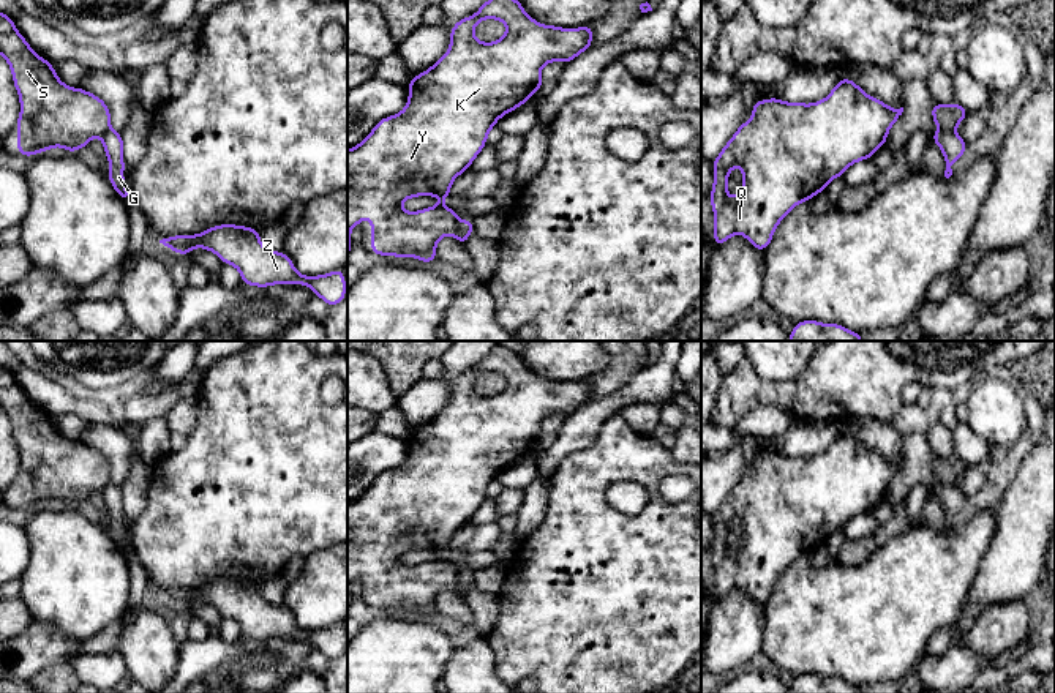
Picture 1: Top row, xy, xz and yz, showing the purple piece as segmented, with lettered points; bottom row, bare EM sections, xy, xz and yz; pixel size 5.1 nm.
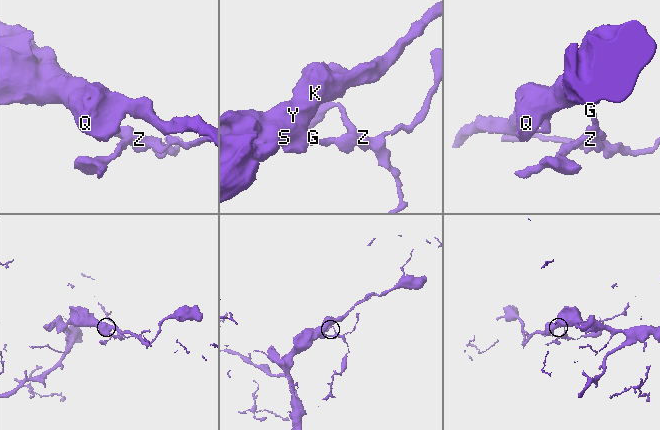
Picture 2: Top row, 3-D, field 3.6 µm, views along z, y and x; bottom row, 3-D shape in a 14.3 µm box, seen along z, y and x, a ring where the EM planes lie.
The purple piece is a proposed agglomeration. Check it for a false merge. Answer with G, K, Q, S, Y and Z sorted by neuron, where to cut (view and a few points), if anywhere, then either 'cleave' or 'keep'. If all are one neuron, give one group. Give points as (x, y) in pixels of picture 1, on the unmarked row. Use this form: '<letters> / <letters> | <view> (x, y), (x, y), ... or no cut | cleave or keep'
G Z / K Q S Y | xz (458, 575), (457, 591) | cleave

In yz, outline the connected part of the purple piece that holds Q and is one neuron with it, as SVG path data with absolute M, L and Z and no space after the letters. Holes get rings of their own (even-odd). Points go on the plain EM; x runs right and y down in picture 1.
M847 429L817 456L787 456L779 451L760 453L752 472L744 475L712 515L714 538L709 548L714 564L714 597L725 597L734 587L744 589L752 600L764 605L771 598L777 578L799 557L809 556L828 537L854 516L872 511L886 497L891 480L903 461L892 463L869 450ZM734 519L742 523L742 541L738 551L726 545Z

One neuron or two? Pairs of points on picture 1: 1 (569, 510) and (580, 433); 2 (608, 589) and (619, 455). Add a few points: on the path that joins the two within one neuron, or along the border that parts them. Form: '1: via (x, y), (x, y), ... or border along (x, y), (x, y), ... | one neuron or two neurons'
1: border along (602, 425), (597, 438), (569, 453), (550, 477) | two neurons
2: via (596, 556), (596, 488) | one neuron

